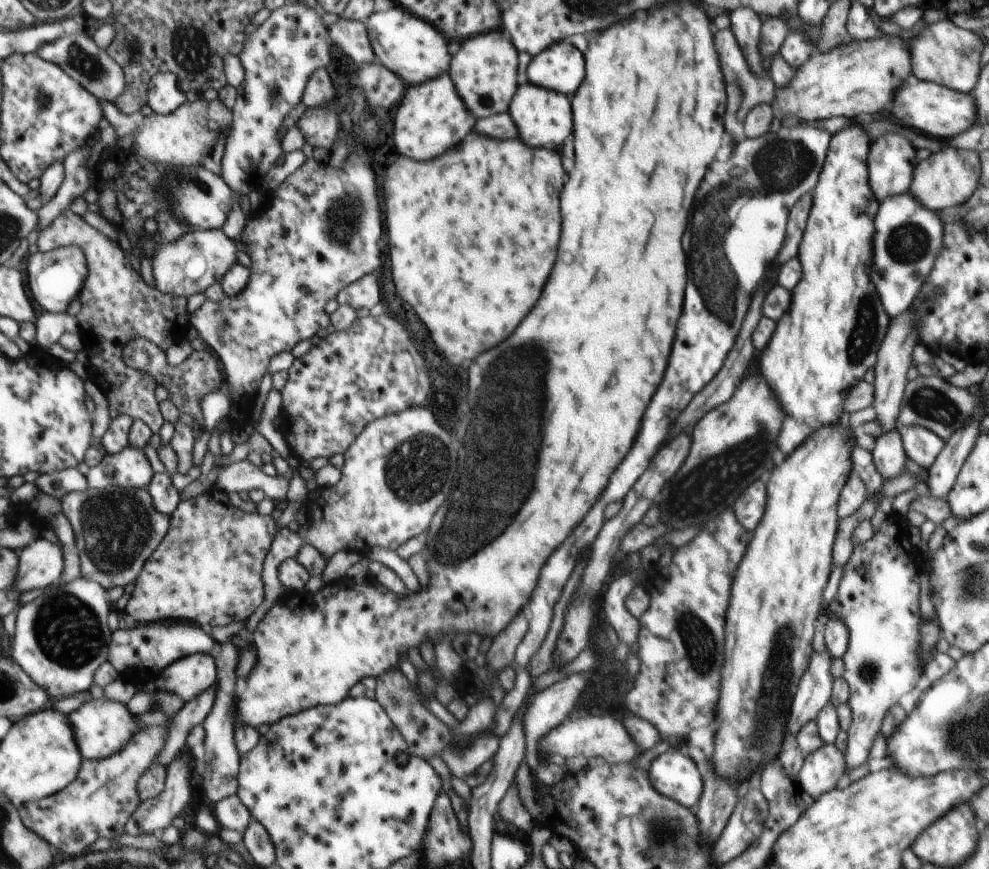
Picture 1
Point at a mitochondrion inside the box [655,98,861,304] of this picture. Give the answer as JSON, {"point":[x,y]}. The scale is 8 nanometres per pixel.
{"point":[793,161]}

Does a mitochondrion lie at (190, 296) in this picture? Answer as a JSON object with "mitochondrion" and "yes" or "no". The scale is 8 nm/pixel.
{"mitochondrion":"no"}

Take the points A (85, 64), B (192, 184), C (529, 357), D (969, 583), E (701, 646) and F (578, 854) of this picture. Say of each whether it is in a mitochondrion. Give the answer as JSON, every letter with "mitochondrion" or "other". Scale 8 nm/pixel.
{"A":"mitochondrion","B":"mitochondrion","C":"mitochondrion","D":"mitochondrion","E":"mitochondrion","F":"other"}

